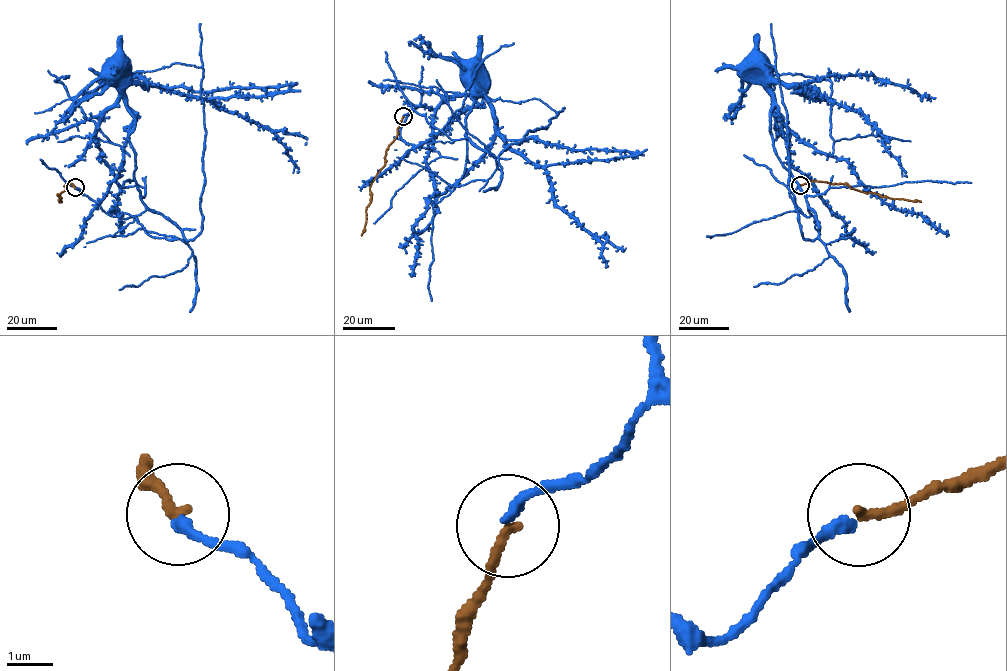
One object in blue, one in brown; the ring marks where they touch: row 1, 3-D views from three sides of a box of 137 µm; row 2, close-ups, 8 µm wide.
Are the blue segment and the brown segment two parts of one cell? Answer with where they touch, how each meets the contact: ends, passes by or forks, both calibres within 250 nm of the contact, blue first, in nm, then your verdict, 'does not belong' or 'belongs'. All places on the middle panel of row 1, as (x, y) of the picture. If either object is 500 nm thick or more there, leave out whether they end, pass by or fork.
place (403, 116); blue ends; brown ends; calibres 240 and 200 nm; belongs

